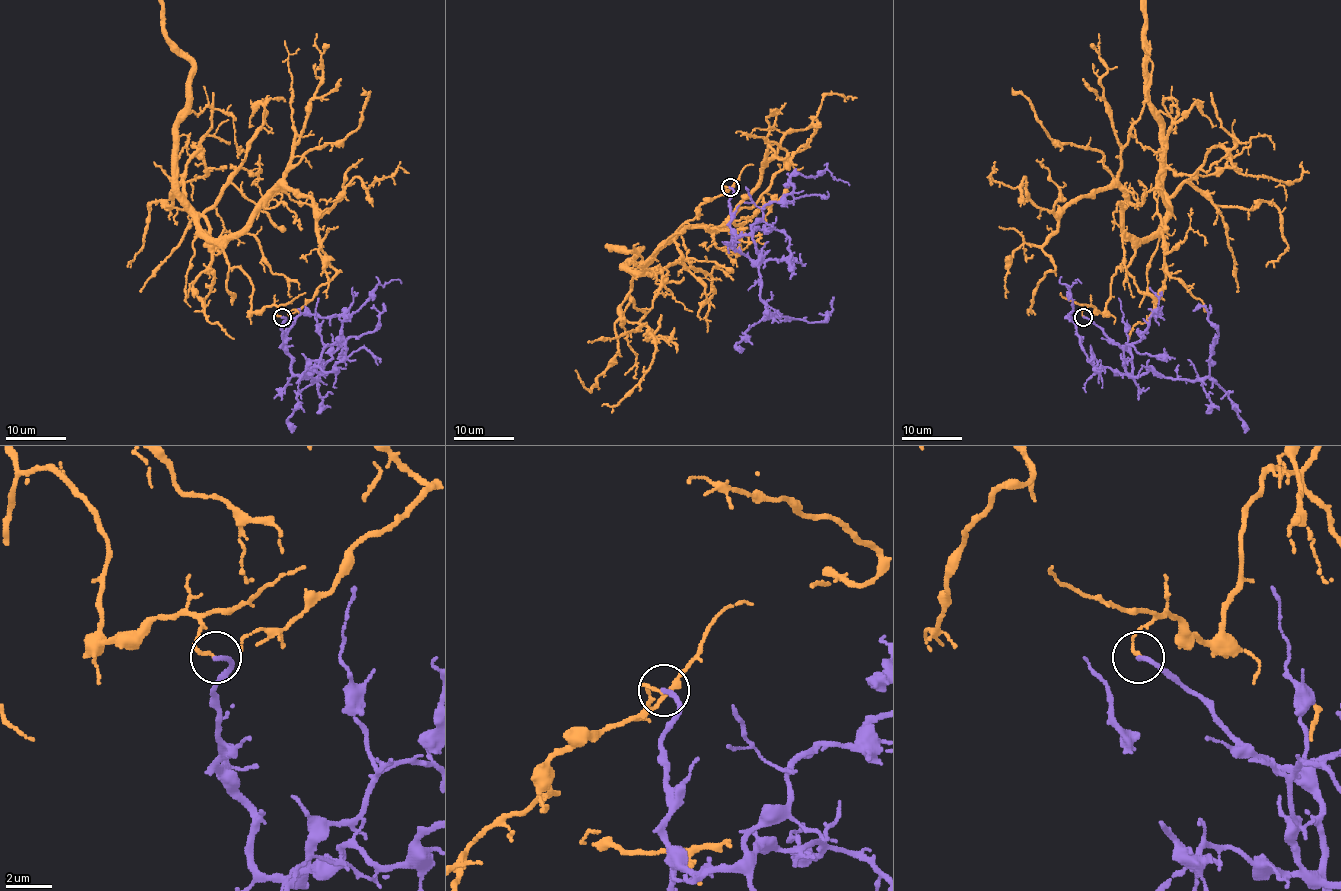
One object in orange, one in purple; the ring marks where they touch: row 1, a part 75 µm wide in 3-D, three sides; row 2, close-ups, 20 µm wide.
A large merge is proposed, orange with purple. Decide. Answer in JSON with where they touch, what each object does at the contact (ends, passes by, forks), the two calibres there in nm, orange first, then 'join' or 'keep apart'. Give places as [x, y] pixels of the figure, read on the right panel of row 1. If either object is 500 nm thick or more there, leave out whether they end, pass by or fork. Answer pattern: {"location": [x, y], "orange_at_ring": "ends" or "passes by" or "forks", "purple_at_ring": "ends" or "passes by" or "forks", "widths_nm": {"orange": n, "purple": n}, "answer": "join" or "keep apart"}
{"location": [1083, 317], "orange_at_ring": "ends", "purple_at_ring": "ends", "widths_nm": {"orange": 120, "purple": 220}, "answer": "keep apart"}

